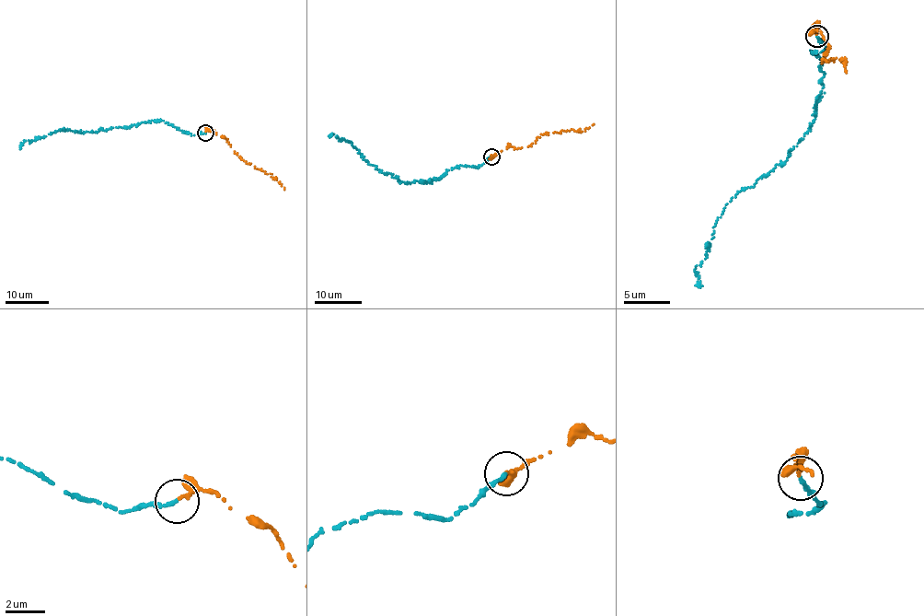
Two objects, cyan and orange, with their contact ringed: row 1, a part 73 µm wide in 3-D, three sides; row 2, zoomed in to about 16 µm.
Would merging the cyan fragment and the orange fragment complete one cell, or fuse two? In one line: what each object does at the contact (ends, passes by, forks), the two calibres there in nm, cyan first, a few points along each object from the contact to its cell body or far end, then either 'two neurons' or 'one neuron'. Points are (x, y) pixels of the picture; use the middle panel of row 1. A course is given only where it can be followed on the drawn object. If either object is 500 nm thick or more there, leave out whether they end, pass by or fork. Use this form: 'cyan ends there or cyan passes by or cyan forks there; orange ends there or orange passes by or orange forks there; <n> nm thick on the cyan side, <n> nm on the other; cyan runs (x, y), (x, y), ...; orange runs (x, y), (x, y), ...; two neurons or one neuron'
cyan ends there; orange passes by; 240 nm thick on the cyan side, 160 nm on the other; cyan runs (491, 156), (478, 167), (460, 165), (447, 169), (432, 182), (401, 182), (368, 164), (350, 141), (332, 134); orange runs (490, 156), (513, 146), (529, 145), (545, 134), (571, 129), (583, 131), (594, 125); one neuron

